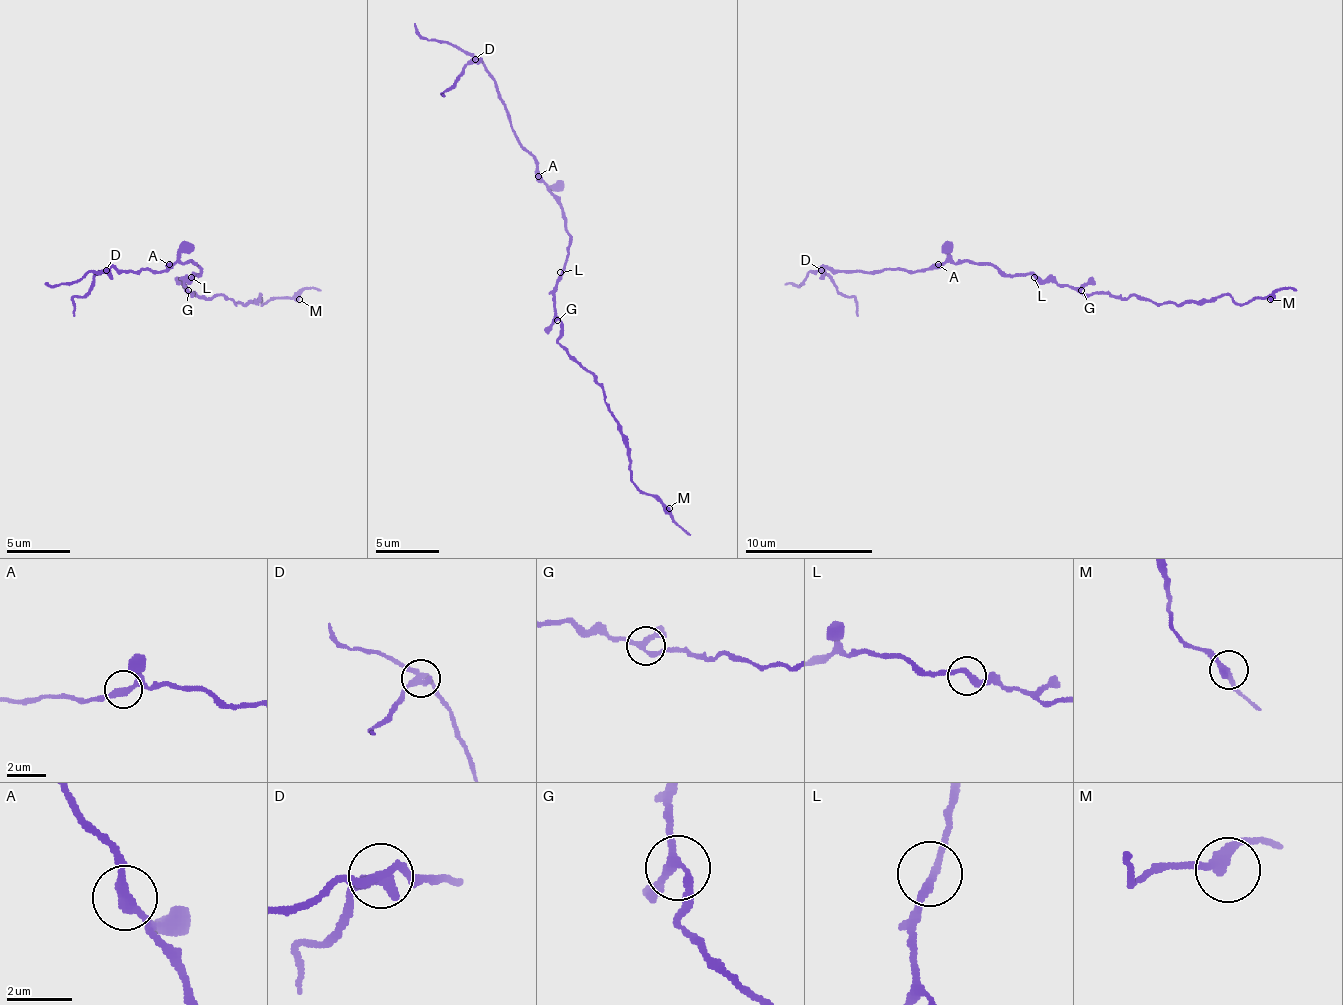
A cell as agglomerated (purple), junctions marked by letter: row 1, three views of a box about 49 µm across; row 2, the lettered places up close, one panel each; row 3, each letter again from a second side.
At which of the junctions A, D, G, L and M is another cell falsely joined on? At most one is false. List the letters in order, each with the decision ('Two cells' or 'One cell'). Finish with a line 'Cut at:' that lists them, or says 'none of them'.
A: One cell
D: Two cells
G: One cell
L: One cell
M: One cell
Cut at: D

